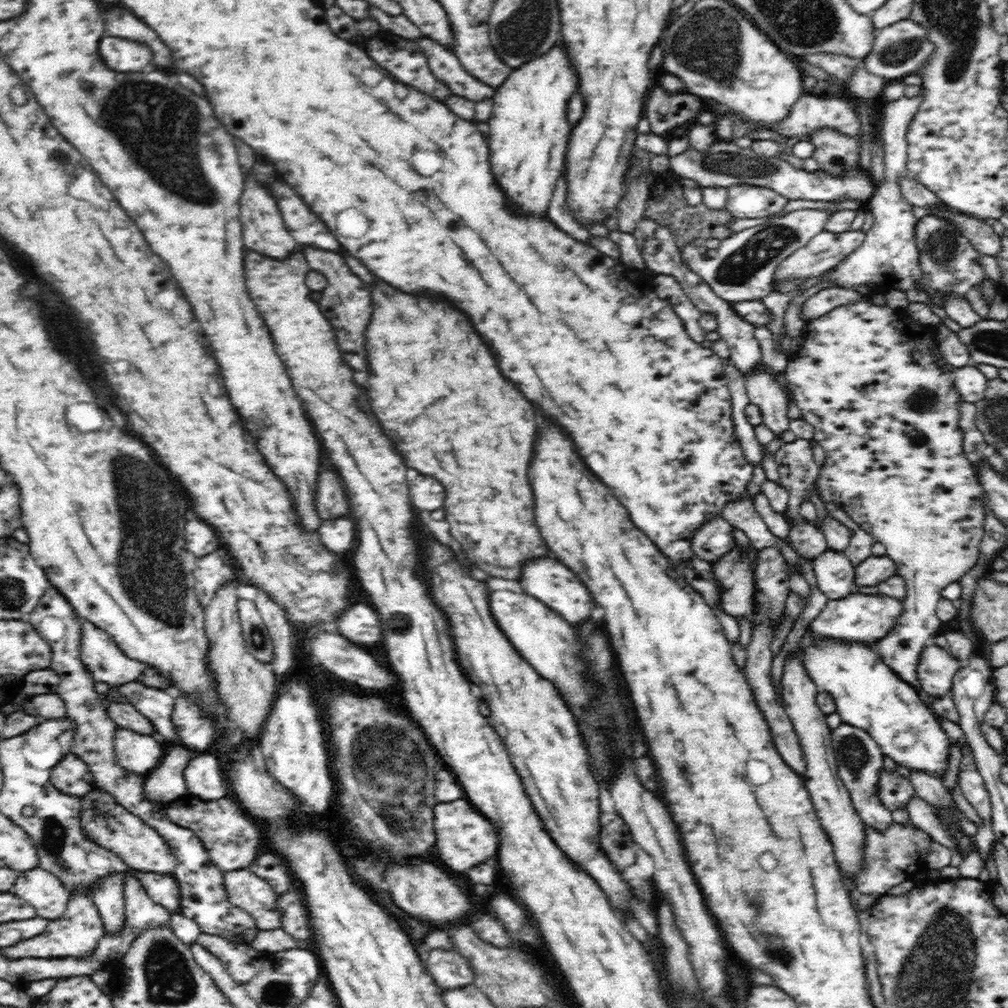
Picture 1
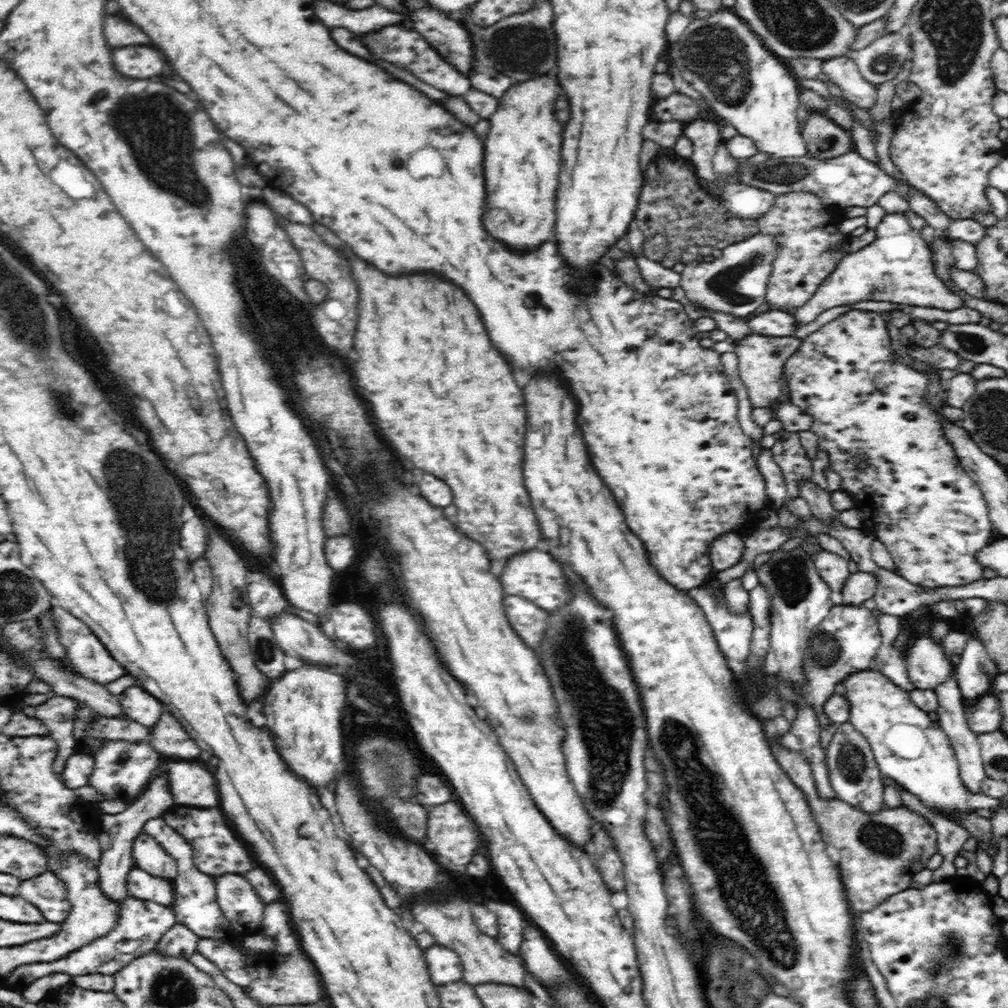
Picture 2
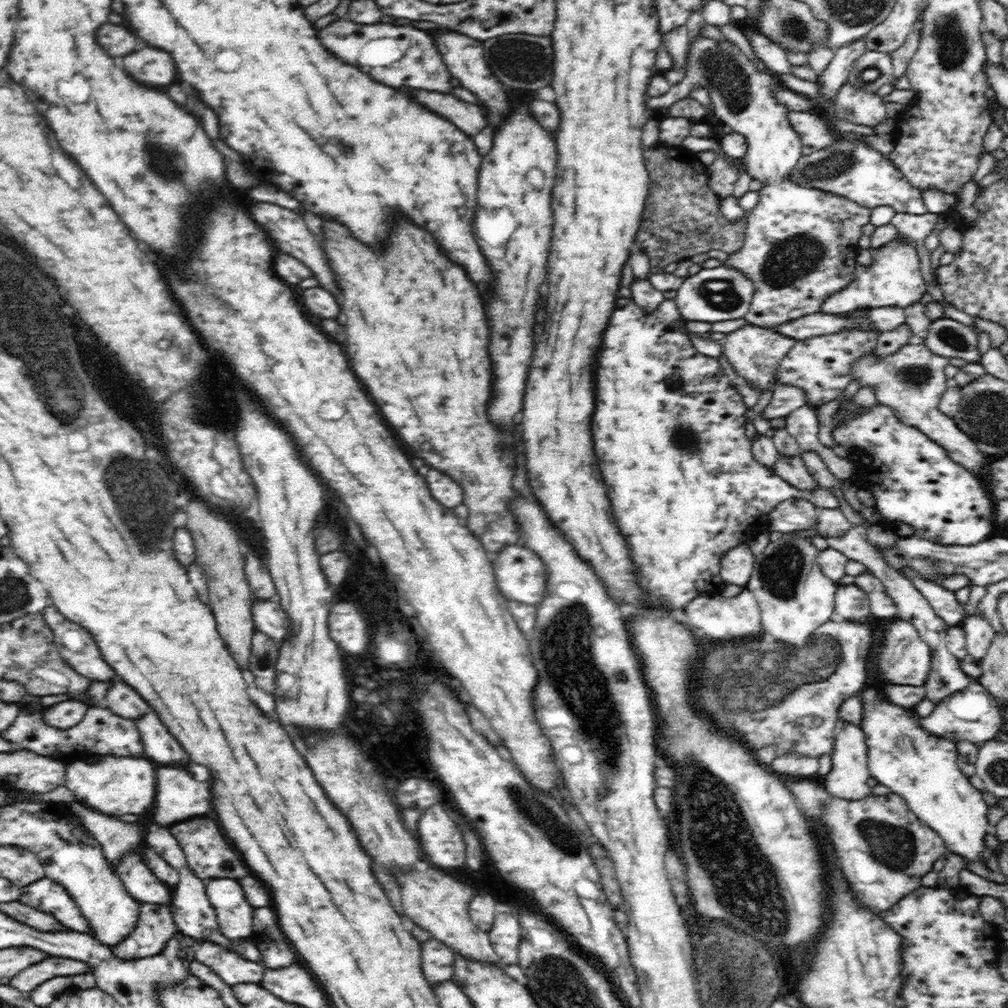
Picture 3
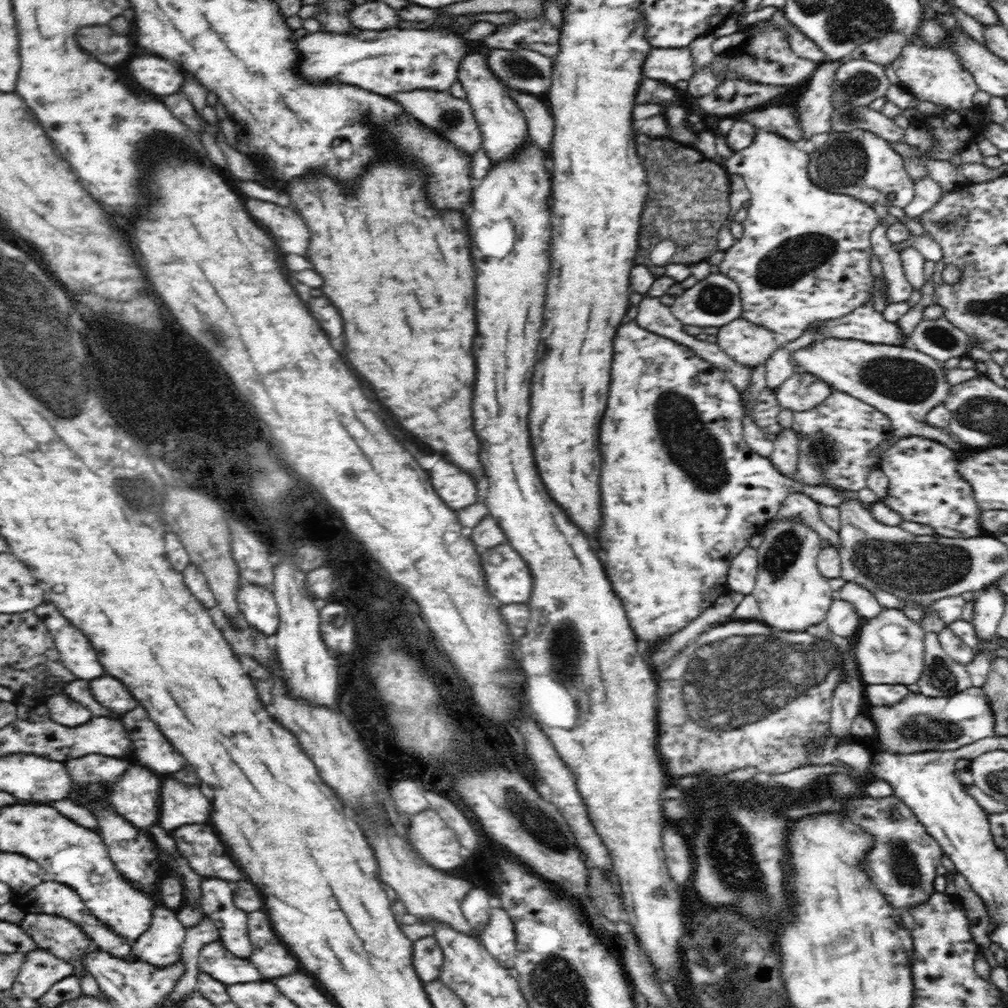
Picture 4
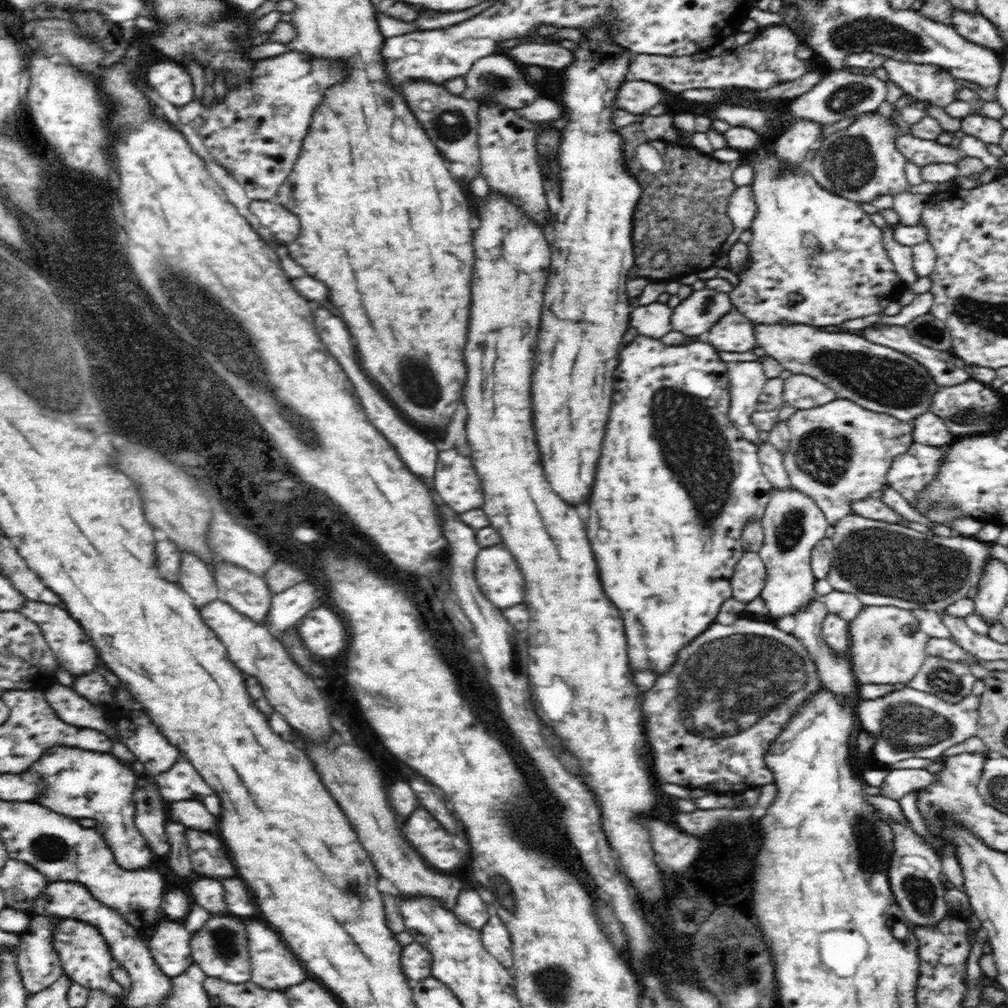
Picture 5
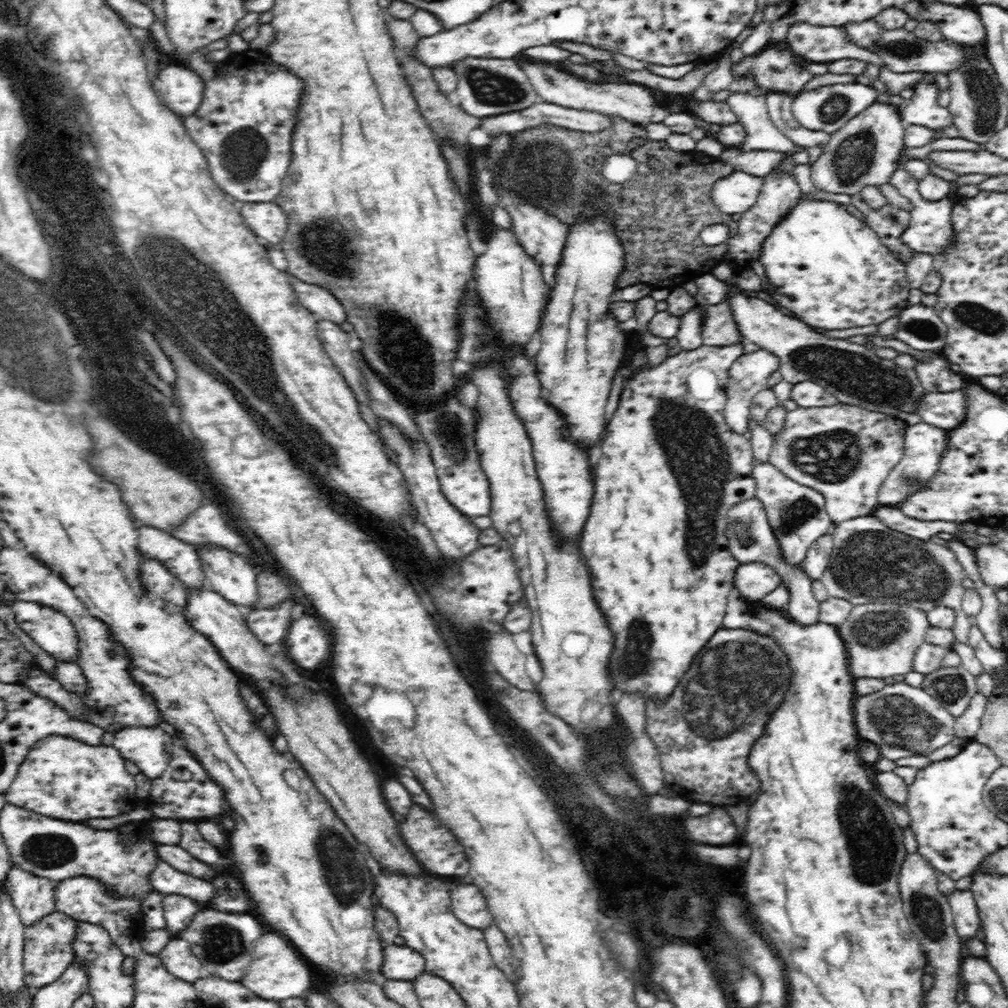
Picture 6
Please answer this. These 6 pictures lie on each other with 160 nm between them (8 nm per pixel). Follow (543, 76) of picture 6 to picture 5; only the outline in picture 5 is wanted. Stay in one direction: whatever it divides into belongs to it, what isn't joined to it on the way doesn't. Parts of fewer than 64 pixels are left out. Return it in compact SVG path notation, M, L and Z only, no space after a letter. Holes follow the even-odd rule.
M628 79L618 90L616 108L640 116L648 114L657 104L664 103L665 94L662 87L646 81Z

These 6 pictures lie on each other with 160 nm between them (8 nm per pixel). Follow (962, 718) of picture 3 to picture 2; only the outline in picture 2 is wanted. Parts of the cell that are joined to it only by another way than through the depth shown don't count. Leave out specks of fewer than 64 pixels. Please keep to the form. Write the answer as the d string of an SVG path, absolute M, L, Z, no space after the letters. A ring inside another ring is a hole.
M980 696L978 700L965 700L964 716L968 729L976 735L1001 730L1001 710L998 698L992 696Z

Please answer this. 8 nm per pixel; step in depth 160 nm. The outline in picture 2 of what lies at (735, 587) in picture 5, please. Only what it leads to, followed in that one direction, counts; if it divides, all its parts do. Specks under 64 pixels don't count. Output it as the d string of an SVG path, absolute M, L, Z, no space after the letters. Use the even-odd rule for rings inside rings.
M726 532L718 536L718 540L714 540L708 548L710 563L716 572L728 570L738 564L742 554L744 554L744 536L735 532Z

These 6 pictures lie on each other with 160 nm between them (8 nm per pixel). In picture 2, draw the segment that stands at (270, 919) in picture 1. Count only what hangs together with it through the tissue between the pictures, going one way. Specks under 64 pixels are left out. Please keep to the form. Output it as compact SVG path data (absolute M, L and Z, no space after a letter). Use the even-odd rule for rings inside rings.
M226 874L216 878L215 885L217 903L230 926L237 930L250 927L258 931L266 904L260 902L250 882L242 876Z

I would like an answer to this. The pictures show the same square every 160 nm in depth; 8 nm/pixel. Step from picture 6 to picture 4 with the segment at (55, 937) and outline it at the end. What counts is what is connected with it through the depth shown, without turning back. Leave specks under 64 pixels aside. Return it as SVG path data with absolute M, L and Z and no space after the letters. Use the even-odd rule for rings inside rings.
M31 950L25 953L24 962L13 981L10 993L18 999L26 996L38 999L56 982L72 974L73 966L69 962L50 952Z

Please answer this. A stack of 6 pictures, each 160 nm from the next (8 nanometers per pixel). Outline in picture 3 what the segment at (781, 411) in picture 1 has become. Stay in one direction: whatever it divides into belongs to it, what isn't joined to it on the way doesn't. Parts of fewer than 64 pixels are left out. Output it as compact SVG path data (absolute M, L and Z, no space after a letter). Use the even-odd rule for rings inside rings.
M747 325L726 334L720 343L723 354L726 355L733 369L752 387L760 389L760 394L762 394L766 389L770 389L776 384L776 380L778 380L776 372L778 372L780 361L789 353L796 341L795 338L779 334L772 329Z

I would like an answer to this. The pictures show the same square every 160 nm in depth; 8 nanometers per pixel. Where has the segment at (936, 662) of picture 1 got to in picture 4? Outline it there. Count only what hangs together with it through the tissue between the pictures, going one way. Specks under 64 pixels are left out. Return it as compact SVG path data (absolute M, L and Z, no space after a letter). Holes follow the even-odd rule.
M882 609L877 617L863 619L854 635L853 658L864 685L902 684L914 688L924 670L924 629L900 609Z

